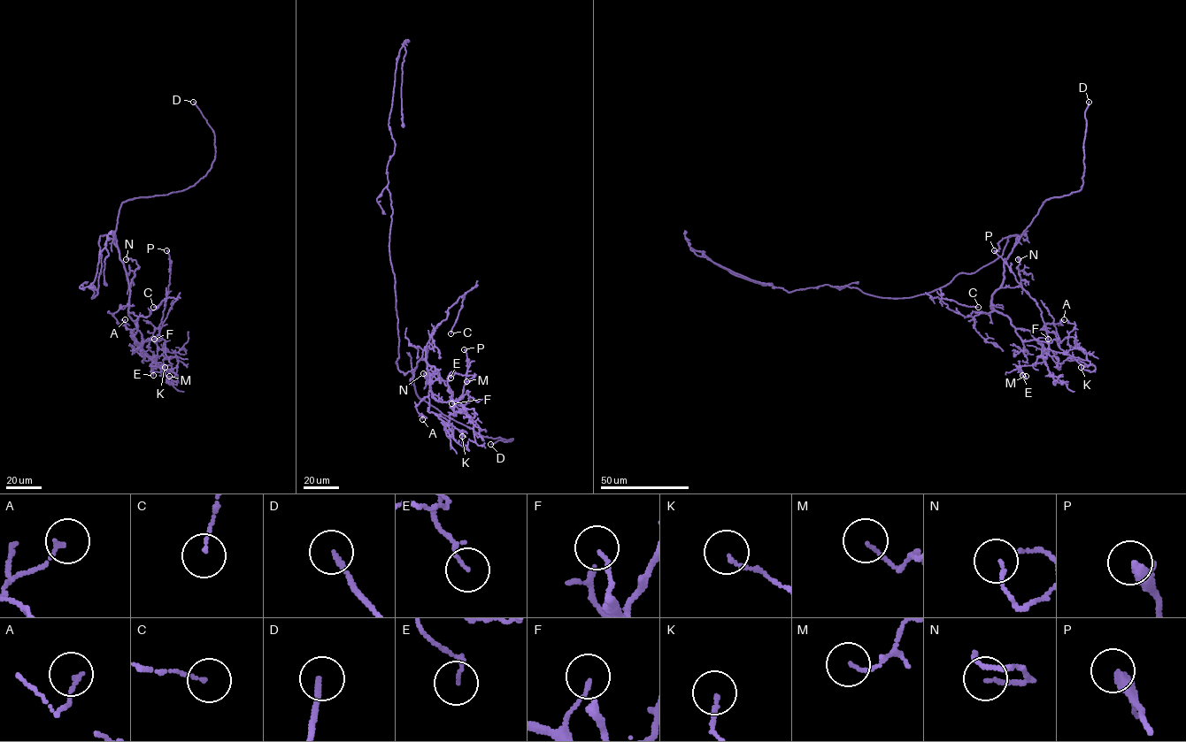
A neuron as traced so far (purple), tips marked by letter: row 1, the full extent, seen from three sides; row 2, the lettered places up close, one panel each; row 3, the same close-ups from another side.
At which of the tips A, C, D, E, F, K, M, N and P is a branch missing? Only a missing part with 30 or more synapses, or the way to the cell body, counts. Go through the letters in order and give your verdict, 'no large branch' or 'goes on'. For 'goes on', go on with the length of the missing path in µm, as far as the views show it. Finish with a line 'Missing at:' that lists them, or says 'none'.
A: no large branch
C: no large branch
D: goes on; about 30 µm are missing
E: no large branch
F: no large branch
K: no large branch
M: no large branch
N: no large branch
P: no large branch
Missing at: D

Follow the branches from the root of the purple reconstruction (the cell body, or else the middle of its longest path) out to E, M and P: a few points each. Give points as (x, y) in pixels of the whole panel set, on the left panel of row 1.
E: (98, 284), (105, 234), (124, 263), (134, 343), (161, 371), (153, 375)
M: (98, 284), (105, 234), (124, 263), (134, 343), (150, 365), (176, 367), (169, 376)
P: (98, 284), (99, 239), (105, 234), (124, 263), (128, 316), (142, 340), (156, 343), (170, 284), (166, 250)

